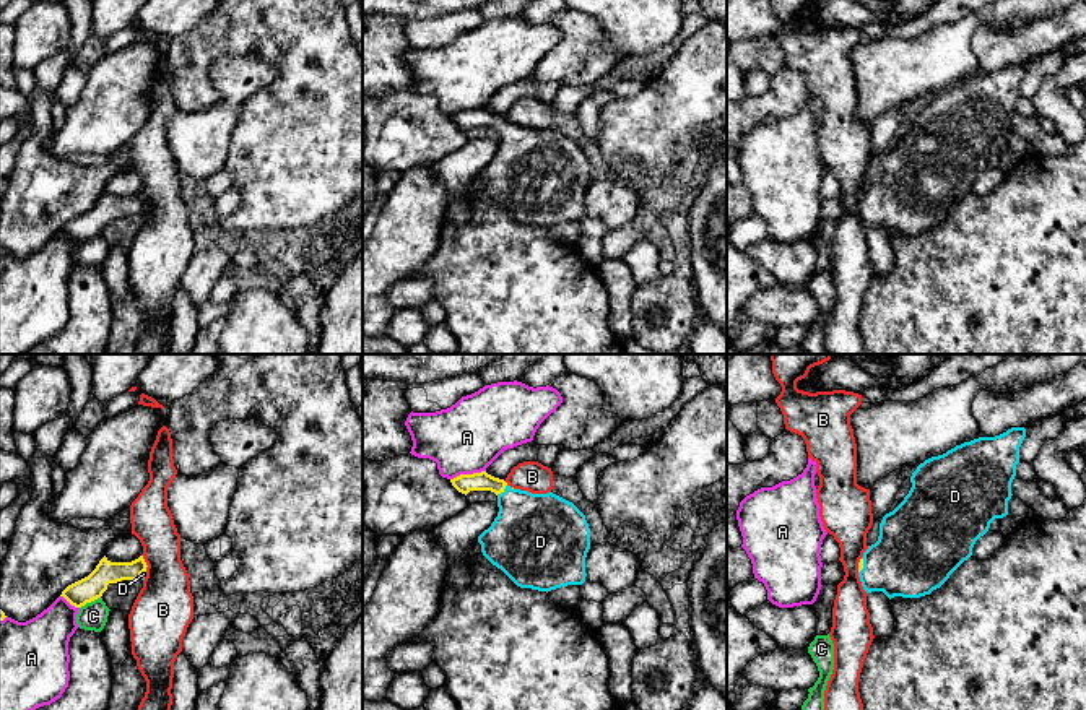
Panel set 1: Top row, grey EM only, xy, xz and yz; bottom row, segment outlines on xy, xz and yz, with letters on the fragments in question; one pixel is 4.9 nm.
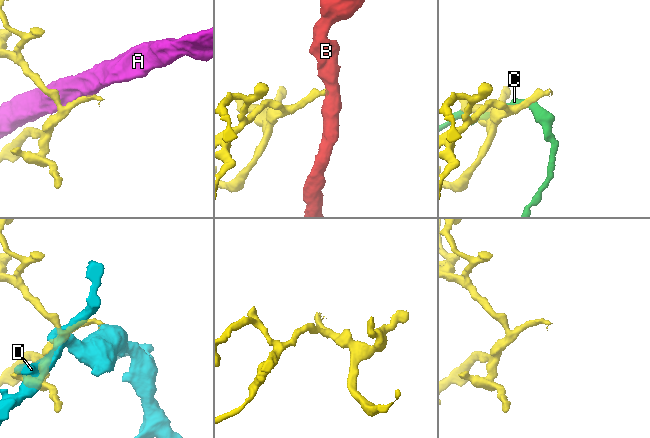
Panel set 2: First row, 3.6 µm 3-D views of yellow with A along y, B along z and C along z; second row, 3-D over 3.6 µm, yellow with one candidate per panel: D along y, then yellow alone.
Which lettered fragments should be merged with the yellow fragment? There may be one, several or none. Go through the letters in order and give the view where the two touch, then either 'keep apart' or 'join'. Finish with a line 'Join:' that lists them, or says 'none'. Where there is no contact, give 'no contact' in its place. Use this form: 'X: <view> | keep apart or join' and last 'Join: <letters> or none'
A: xz | keep apart
B: xy | keep apart
C: xy | keep apart
D: xz | join
Join: D

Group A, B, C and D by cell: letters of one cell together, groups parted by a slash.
A / B / C / D

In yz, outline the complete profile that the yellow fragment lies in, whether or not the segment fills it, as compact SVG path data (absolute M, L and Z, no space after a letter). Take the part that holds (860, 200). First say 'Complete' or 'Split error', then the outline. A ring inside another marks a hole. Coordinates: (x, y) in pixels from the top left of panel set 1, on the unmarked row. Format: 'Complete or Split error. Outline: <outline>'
Split error. Outline: M1011 63L995 73L979 73L932 93L920 99L910 112L912 123L904 136L880 159L878 177L863 188L858 198L858 213L867 229L883 227L894 232L920 234L940 224L949 211L972 192L975 177L984 172L995 154L1008 151L1011 119L1019 99L1019 83L1026 73L1024 63Z

